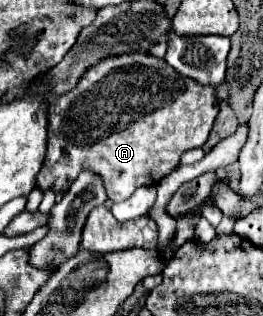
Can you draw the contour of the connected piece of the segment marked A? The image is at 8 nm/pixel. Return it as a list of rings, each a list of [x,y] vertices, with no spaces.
[[[142,51],[102,59],[88,67],[88,73],[82,75],[76,89],[68,95],[48,95],[48,103],[48,147],[44,167],[40,169],[40,175],[36,175],[36,187],[42,193],[48,189],[64,193],[72,187],[80,171],[92,171],[102,177],[106,195],[114,203],[128,199],[138,187],[158,185],[178,167],[182,153],[204,147],[220,111],[214,87],[204,87],[174,71],[164,59]]]

